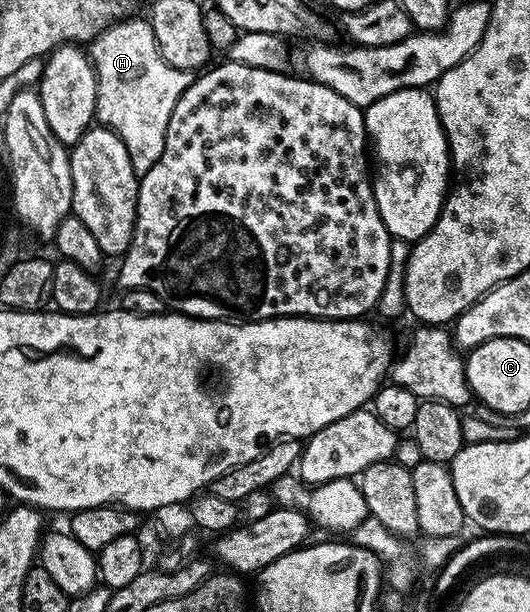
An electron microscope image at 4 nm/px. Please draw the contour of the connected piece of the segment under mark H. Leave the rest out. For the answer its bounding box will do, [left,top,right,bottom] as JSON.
[89,16,192,176]

